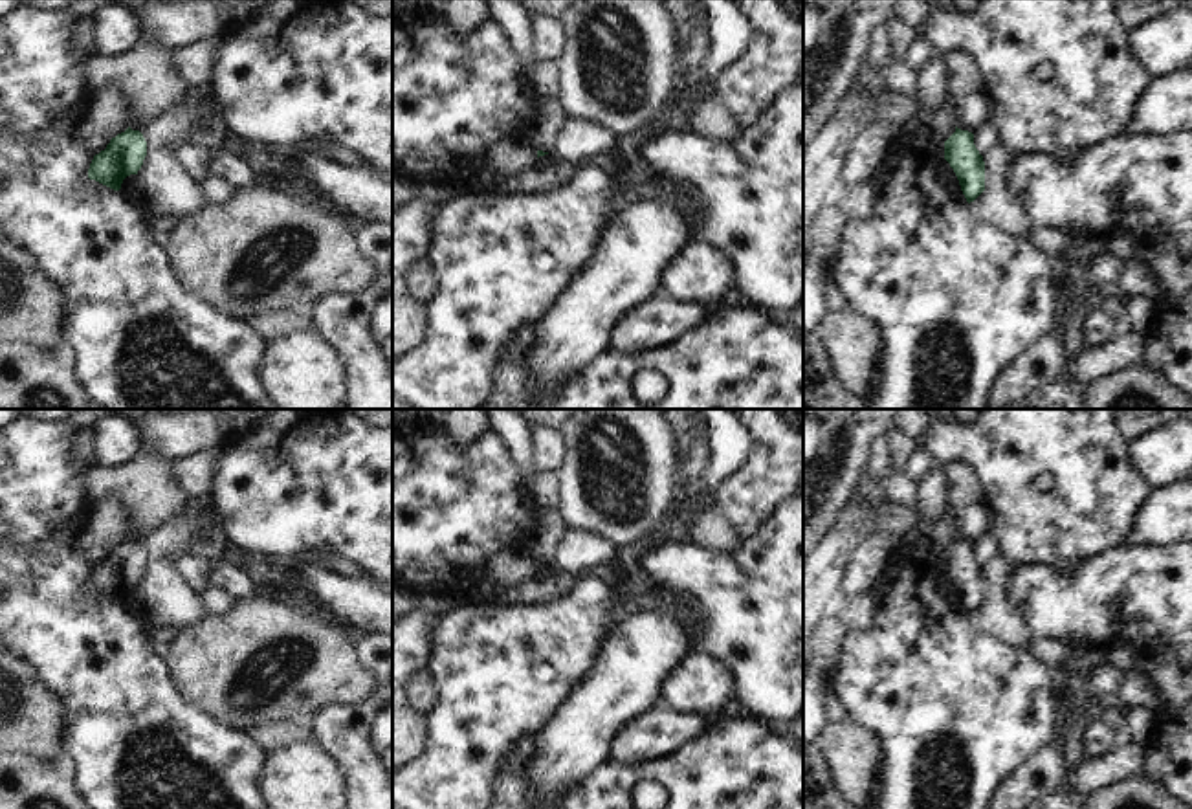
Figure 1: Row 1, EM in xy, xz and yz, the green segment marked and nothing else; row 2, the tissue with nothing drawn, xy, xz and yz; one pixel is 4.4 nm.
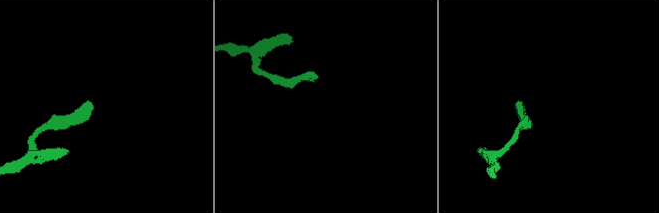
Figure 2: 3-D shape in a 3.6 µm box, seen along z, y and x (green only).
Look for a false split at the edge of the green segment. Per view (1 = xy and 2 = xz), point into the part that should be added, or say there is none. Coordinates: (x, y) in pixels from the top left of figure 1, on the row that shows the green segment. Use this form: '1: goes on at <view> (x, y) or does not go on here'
1: does not go on here
2: does not go on here

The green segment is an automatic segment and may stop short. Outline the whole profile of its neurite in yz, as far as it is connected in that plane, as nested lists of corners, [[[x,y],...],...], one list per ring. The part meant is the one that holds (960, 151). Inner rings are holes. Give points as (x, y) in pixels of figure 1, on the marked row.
[[[955,127],[944,141],[944,160],[954,169],[966,202],[974,202],[985,191],[985,161],[974,145],[974,134]]]

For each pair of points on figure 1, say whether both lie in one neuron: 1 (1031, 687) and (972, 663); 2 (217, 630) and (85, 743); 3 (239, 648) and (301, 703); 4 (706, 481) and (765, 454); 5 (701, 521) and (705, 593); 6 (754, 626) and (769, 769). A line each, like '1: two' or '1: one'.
1: one
2: two
3: one
4: two
5: two
6: two

